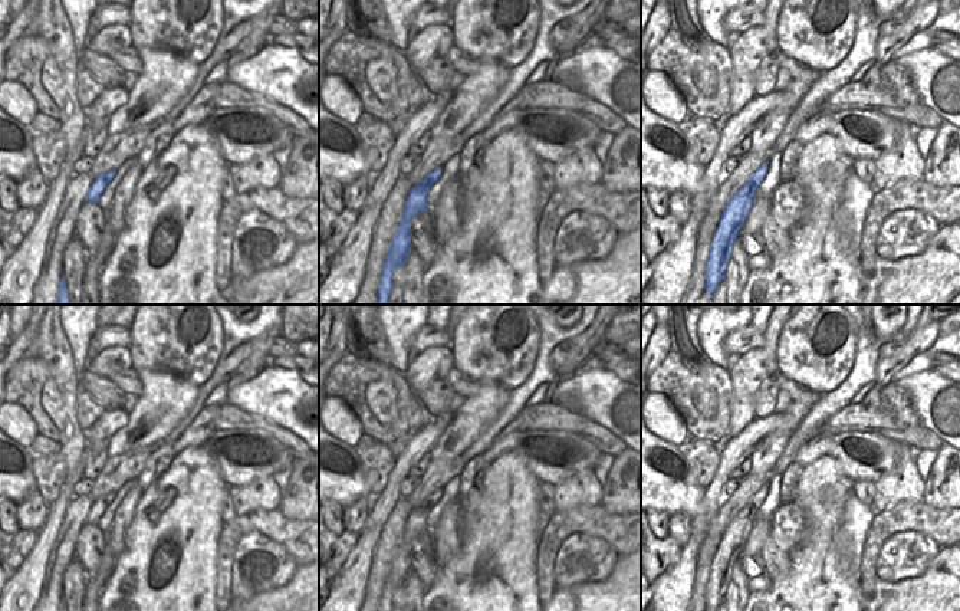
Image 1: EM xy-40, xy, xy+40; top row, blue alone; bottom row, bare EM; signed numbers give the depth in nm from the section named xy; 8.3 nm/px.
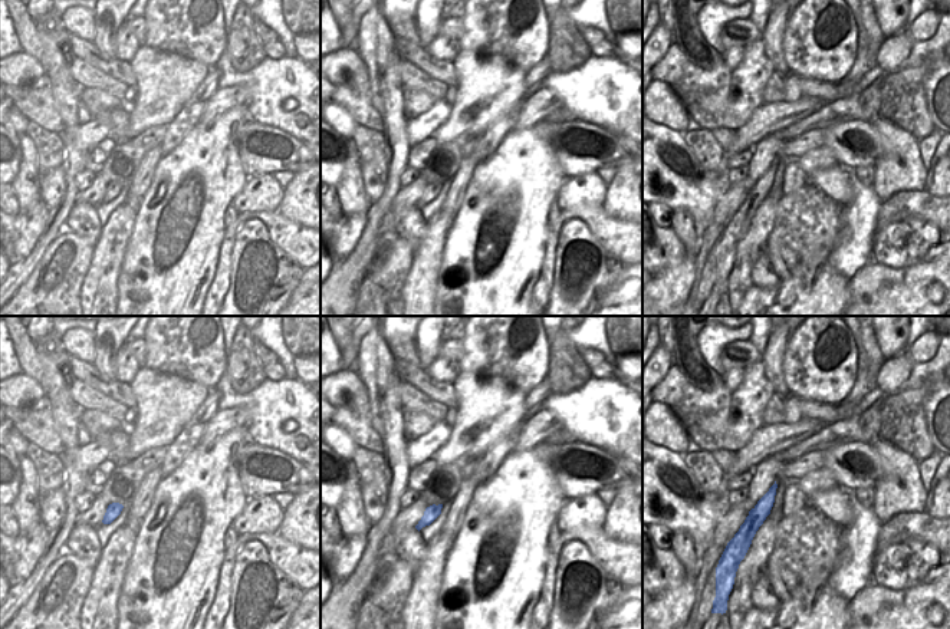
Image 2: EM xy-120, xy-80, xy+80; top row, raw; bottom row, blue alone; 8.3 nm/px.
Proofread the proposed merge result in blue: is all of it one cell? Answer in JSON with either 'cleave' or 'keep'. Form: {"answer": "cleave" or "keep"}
{"answer": "cleave"}

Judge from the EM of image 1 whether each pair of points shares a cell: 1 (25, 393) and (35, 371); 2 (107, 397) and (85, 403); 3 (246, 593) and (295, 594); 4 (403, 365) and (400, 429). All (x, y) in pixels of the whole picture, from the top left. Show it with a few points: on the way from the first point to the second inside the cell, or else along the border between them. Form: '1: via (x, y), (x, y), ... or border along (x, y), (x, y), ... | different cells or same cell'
1: via (25, 387), (25, 381), (29, 377) | same cell
2: border along (78, 375), (78, 383), (107, 410) | different cells
3: border along (292, 577), (283, 585), (255, 595) | different cells
4: border along (391, 367), (404, 374) | different cells

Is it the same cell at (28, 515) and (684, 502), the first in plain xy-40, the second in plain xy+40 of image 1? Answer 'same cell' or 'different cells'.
different cells

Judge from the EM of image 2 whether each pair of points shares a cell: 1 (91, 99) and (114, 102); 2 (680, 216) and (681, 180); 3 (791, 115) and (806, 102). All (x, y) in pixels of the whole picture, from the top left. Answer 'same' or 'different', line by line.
1: same
2: different
3: same

